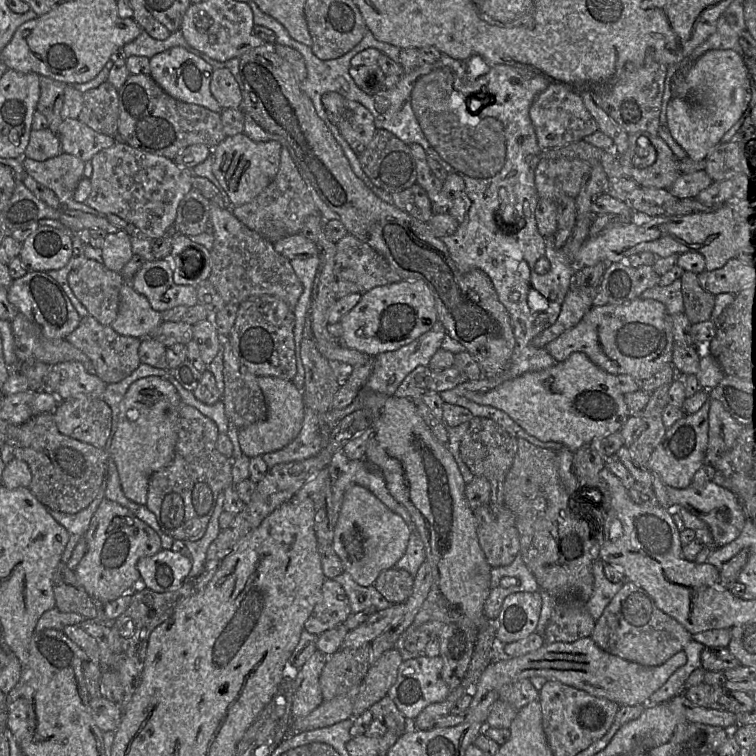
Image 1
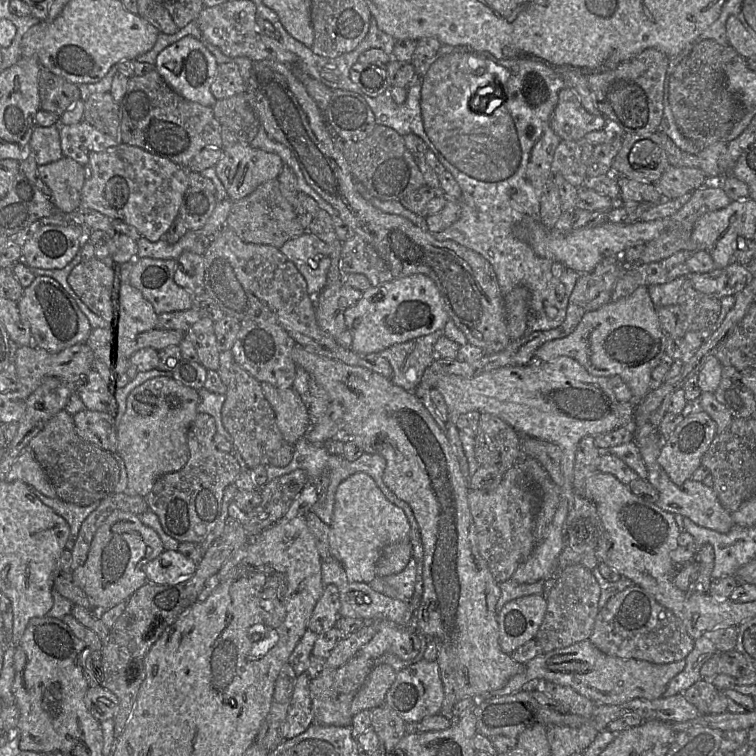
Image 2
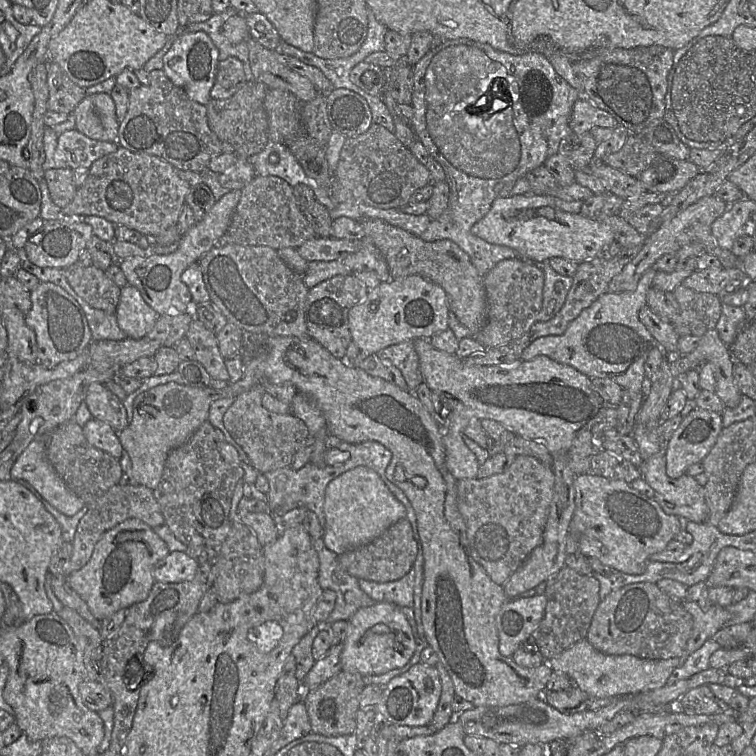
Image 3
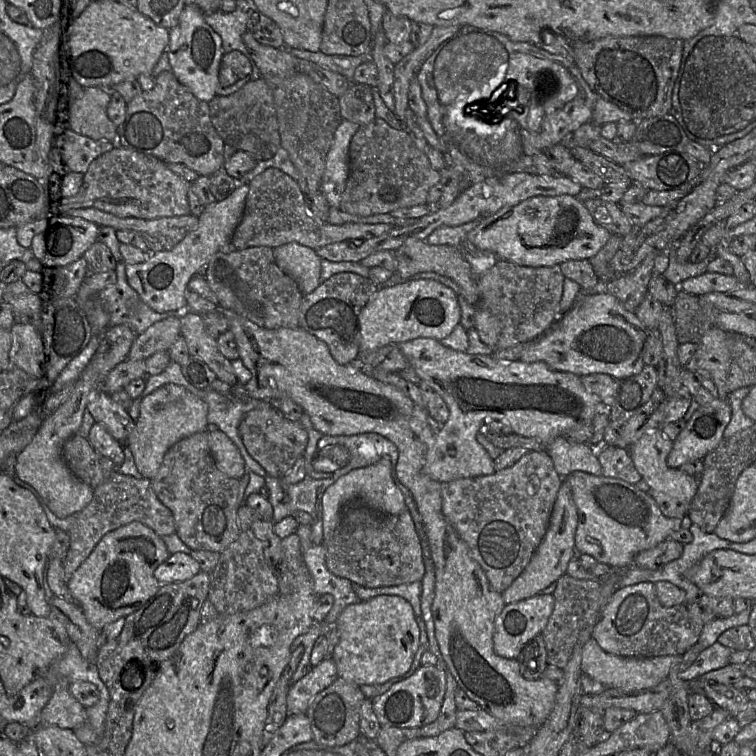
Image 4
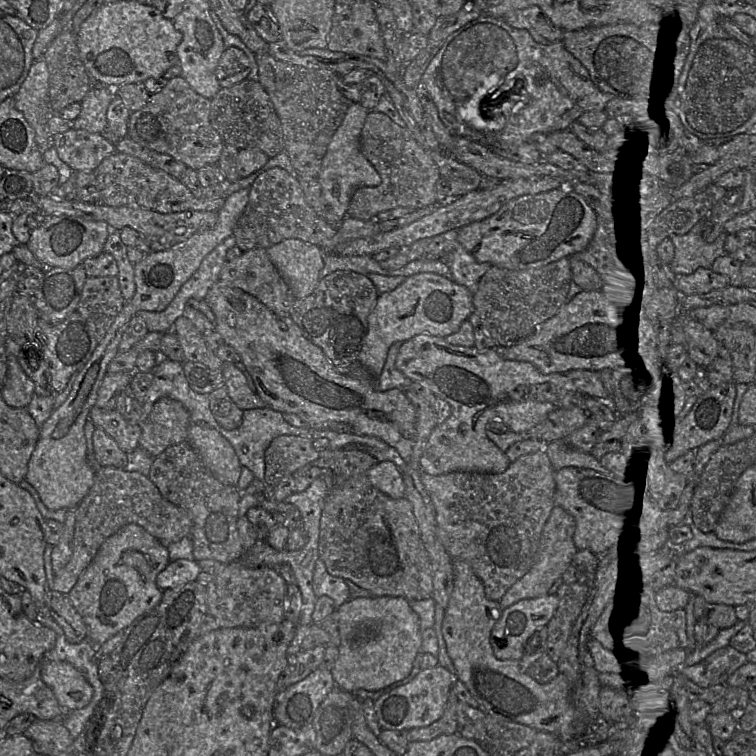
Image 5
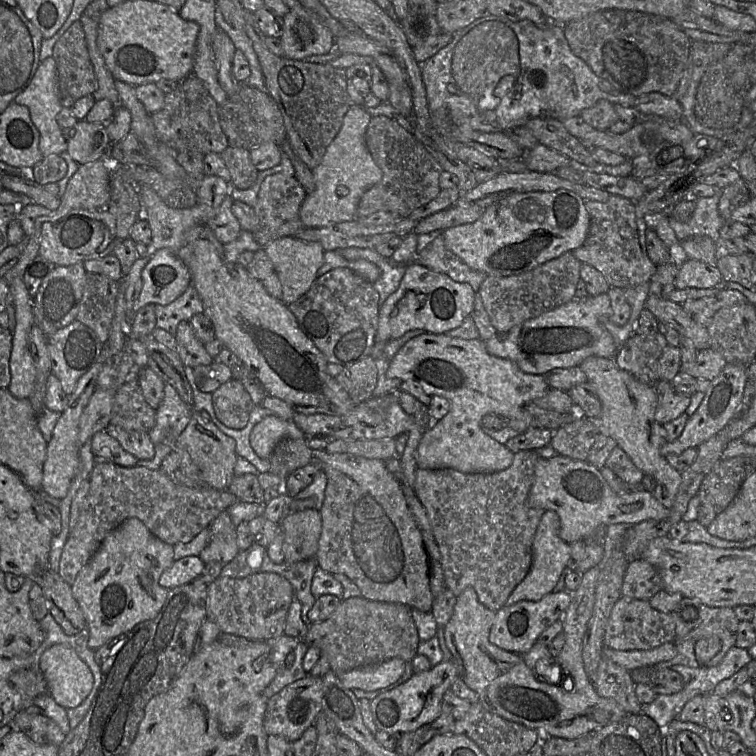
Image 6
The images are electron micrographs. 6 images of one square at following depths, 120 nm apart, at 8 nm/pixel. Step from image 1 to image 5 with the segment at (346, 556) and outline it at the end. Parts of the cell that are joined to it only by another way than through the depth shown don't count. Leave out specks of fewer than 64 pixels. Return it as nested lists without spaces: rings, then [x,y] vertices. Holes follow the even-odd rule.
[[[381,461],[371,467],[366,476],[370,483],[393,499],[405,497],[405,484],[401,472],[392,461]]]

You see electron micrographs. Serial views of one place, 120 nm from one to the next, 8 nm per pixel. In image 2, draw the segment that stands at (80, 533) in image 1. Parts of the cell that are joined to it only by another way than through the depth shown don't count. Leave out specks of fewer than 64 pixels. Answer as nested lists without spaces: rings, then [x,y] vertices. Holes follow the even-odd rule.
[[[29,488],[45,506],[51,508],[68,523],[70,533],[65,548],[71,551],[77,539],[81,524],[87,516],[97,508],[100,501],[96,501],[88,506],[78,506],[66,503],[58,498],[48,498],[34,488]]]

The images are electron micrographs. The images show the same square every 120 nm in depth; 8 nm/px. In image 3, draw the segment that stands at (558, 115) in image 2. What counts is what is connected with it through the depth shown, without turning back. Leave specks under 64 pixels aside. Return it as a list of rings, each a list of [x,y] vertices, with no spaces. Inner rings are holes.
[[[579,98],[573,105],[569,126],[572,133],[584,134],[595,127],[614,129],[618,126],[618,122],[606,111]]]

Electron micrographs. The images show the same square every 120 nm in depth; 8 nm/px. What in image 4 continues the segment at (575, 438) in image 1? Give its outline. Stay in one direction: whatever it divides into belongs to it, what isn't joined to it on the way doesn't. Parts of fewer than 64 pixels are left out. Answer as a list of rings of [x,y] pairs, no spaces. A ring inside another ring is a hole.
[[[415,338],[394,346],[404,354],[421,381],[427,382],[442,397],[449,409],[447,422],[435,429],[424,466],[424,472],[441,483],[492,475],[496,472],[494,460],[476,439],[477,433],[484,429],[489,420],[506,422],[513,433],[548,444],[576,425],[592,423],[595,414],[602,407],[600,397],[584,387],[580,376],[553,370],[543,361],[500,361],[492,355],[472,355],[455,351],[433,338]],[[564,478],[558,491],[547,532],[533,554],[528,565],[513,583],[501,593],[504,603],[512,604],[538,595],[567,573],[569,561],[577,554],[575,533],[578,524],[578,510],[573,500],[568,481]]]

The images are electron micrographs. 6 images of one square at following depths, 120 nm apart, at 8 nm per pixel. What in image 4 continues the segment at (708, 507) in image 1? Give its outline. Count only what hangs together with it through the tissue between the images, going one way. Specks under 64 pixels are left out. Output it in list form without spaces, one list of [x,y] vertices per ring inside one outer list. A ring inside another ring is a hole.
[[[656,427],[633,443],[628,452],[642,480],[650,486],[650,496],[654,498],[663,515],[682,519],[688,513],[699,482],[694,476],[667,465],[667,457],[672,447],[673,442],[662,433],[661,427]]]

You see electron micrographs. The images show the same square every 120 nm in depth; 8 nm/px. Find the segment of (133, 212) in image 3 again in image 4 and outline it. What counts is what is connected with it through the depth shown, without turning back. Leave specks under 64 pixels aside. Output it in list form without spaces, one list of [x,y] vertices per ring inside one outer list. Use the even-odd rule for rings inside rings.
[[[116,146],[92,162],[75,196],[49,202],[39,215],[40,218],[66,215],[70,210],[79,208],[96,208],[118,217],[148,220],[189,215],[188,188],[189,183],[174,174],[164,161]]]

